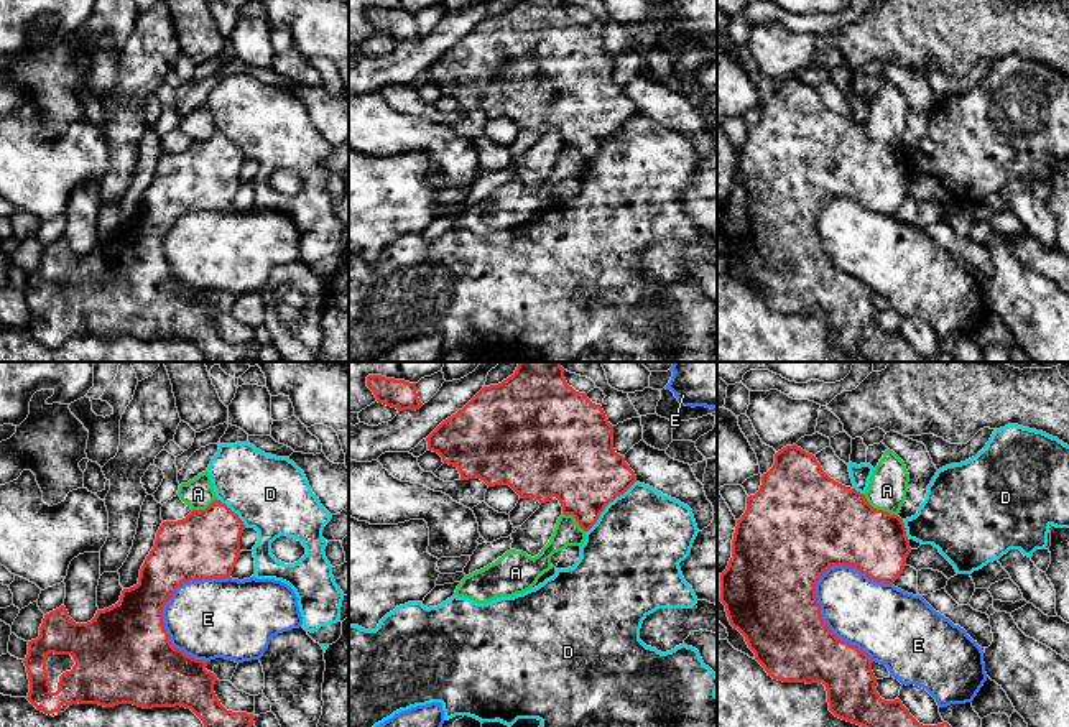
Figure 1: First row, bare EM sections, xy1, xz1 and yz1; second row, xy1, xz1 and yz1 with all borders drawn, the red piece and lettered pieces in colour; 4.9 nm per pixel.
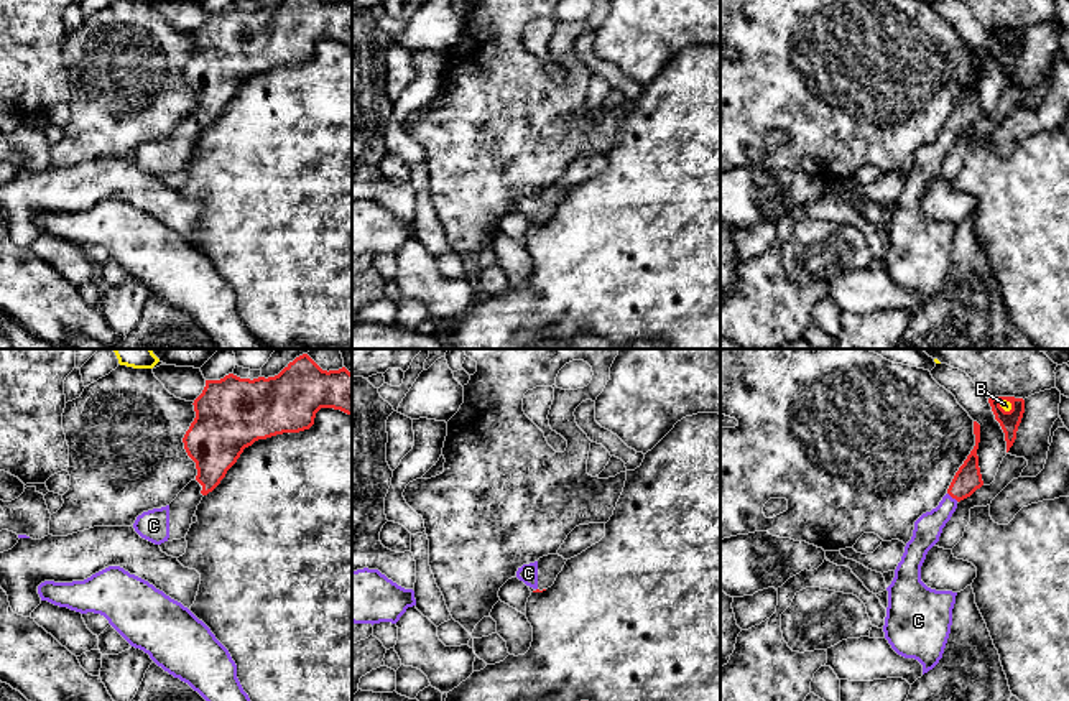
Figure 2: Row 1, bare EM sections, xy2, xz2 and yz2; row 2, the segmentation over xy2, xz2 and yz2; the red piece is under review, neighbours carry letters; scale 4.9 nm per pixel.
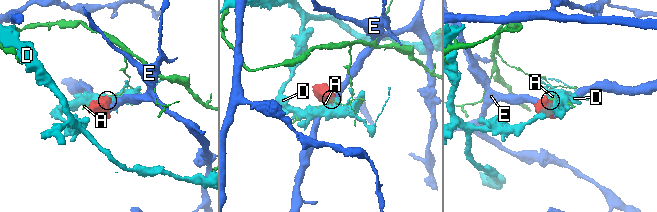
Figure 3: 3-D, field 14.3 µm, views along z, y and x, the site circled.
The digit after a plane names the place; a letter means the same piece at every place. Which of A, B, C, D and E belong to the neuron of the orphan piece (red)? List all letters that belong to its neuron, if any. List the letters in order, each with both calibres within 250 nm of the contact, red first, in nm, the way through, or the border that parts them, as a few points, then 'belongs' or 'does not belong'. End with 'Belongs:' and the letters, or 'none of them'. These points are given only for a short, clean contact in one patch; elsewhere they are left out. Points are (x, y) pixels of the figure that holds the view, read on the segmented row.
A: calibres 400 and 190 nm; border yz1 (862, 494), (874, 507), (897, 515); does not belong
B: calibres 100 and 50 nm; border yz2 (999, 402), (1005, 410), (1012, 408); does not belong
C: calibres 140 and 140 nm; way yz2 (967, 479), (953, 497), (928, 529); belongs
D: calibres 380 and 460 nm; does not belong
E: calibres 420 and 340 nm; does not belong
Belongs: C

